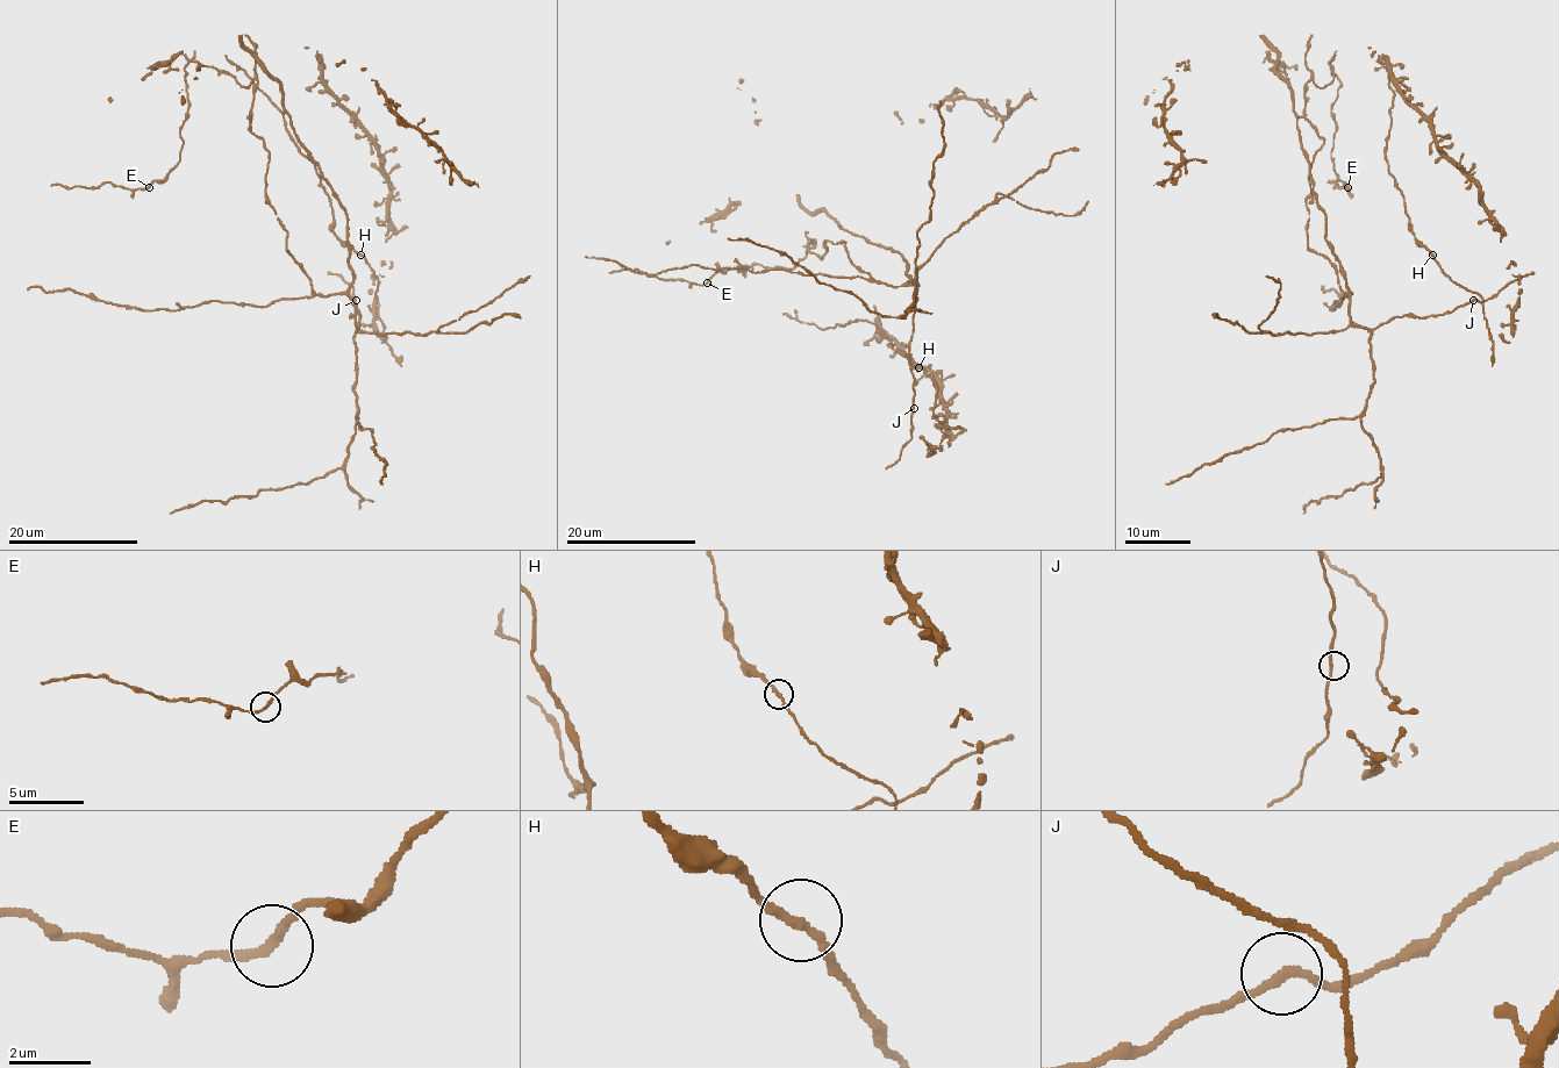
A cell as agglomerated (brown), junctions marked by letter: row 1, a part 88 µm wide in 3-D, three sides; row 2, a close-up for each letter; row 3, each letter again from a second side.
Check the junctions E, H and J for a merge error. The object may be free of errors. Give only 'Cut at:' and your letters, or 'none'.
Cut at: none

